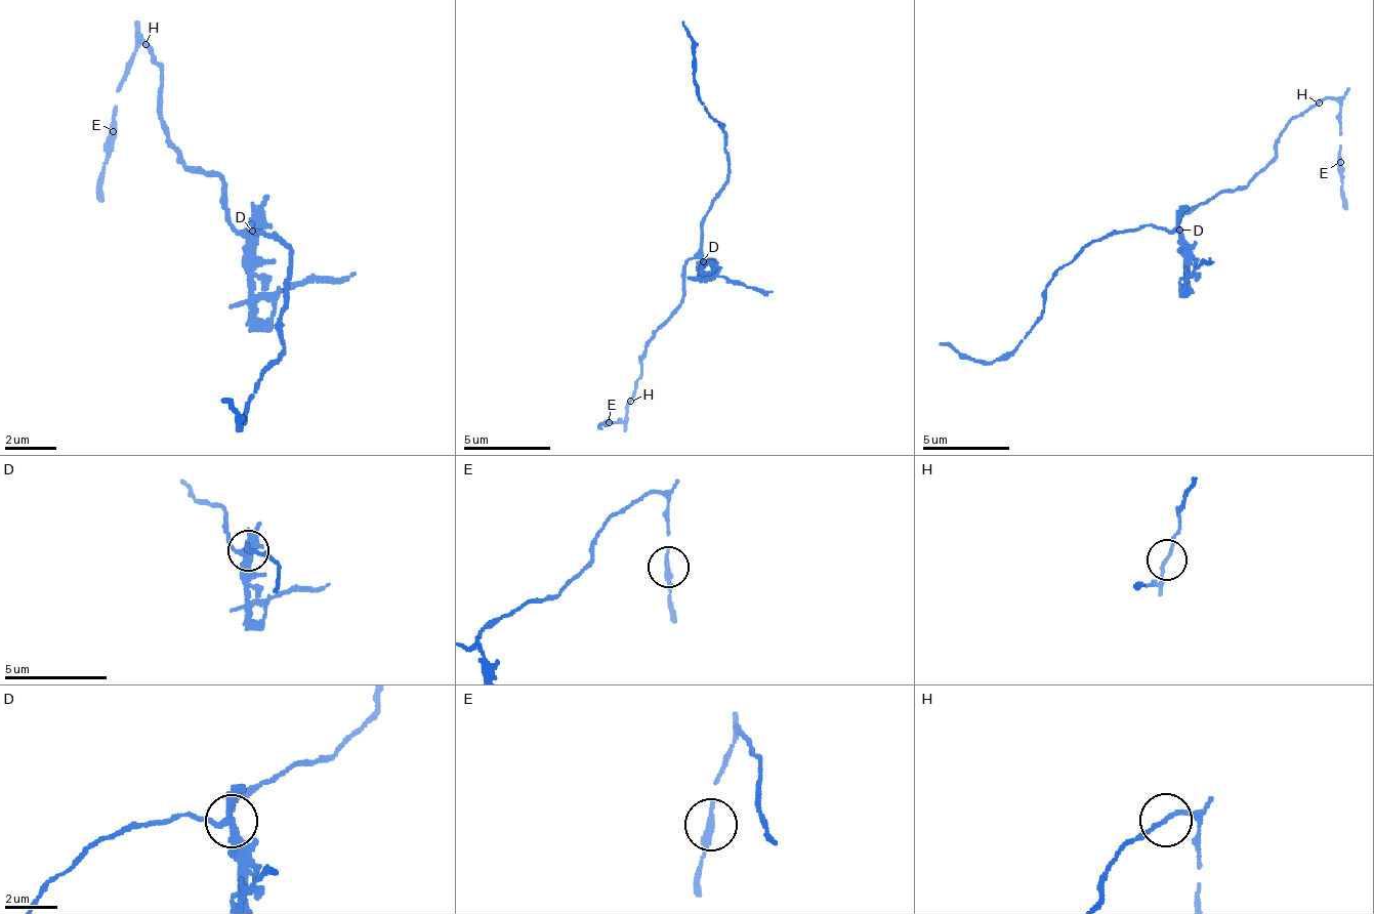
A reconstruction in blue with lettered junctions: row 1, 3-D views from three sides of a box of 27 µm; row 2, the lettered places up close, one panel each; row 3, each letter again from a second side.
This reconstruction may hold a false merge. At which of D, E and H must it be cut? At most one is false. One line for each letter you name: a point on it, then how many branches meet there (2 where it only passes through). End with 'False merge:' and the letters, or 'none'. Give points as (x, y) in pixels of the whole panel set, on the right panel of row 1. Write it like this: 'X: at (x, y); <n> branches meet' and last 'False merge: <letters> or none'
D: at (1179, 230); 4 branches meet
False merge: D

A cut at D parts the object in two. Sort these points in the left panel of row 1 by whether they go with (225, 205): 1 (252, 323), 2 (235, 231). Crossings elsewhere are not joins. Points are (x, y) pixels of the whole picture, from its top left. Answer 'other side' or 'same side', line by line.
1: other side
2: same side

